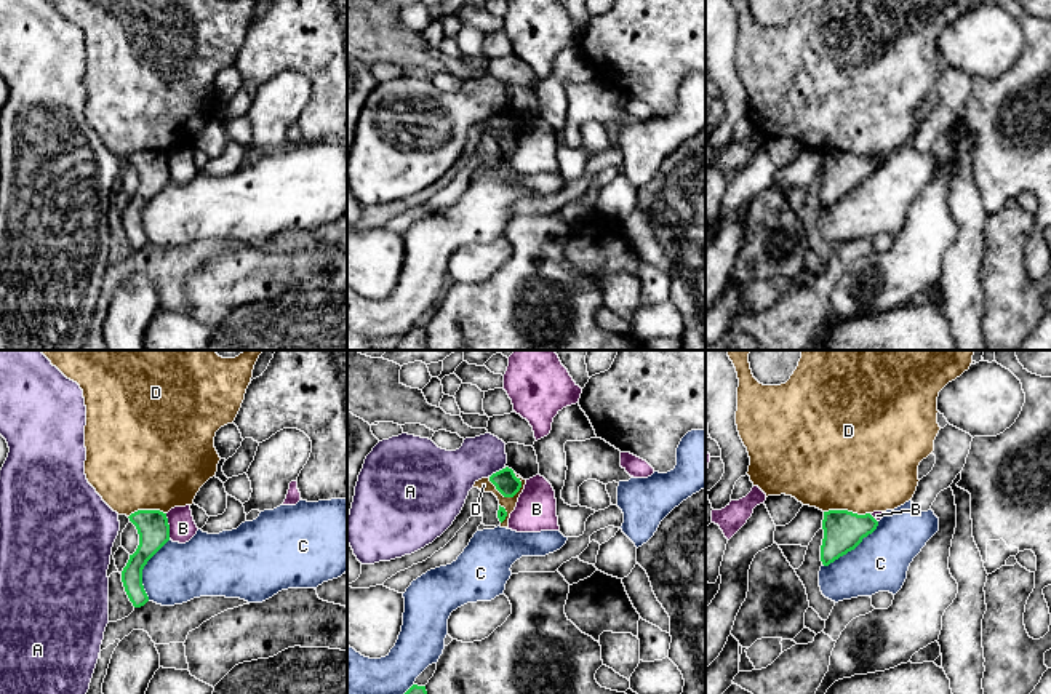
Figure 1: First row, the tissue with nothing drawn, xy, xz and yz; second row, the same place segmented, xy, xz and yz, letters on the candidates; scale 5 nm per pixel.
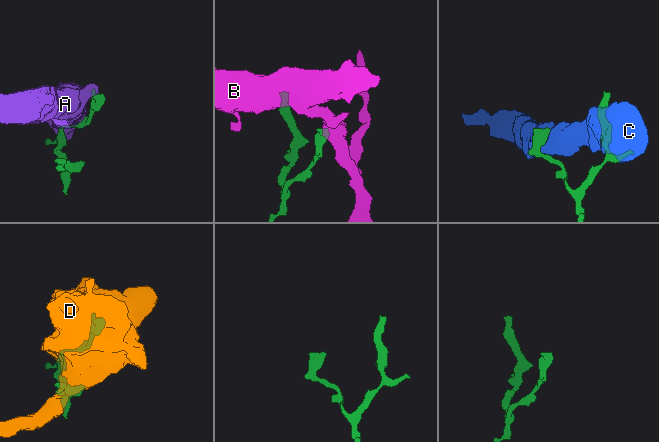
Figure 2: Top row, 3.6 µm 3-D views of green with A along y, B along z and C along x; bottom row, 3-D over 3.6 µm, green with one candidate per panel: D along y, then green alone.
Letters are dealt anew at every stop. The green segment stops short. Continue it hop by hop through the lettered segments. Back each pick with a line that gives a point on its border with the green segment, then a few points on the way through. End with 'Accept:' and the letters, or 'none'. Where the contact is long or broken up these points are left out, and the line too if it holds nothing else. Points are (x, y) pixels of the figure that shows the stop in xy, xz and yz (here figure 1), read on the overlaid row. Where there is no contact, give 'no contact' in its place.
Accept: none

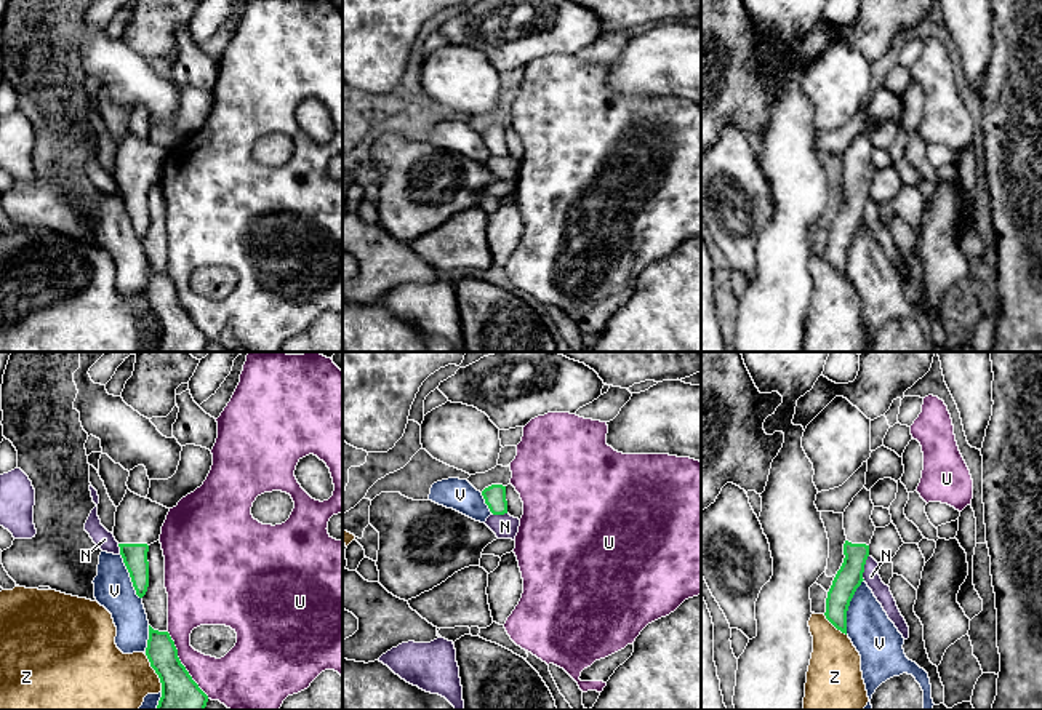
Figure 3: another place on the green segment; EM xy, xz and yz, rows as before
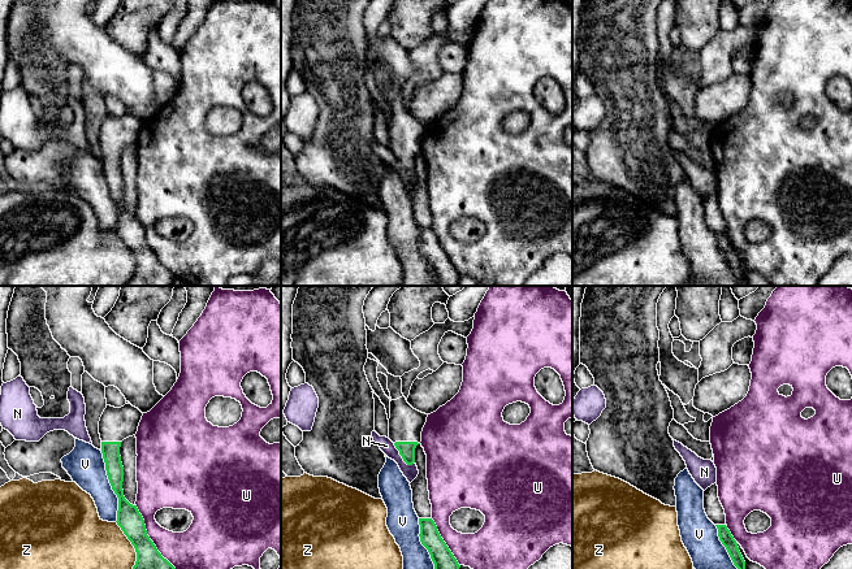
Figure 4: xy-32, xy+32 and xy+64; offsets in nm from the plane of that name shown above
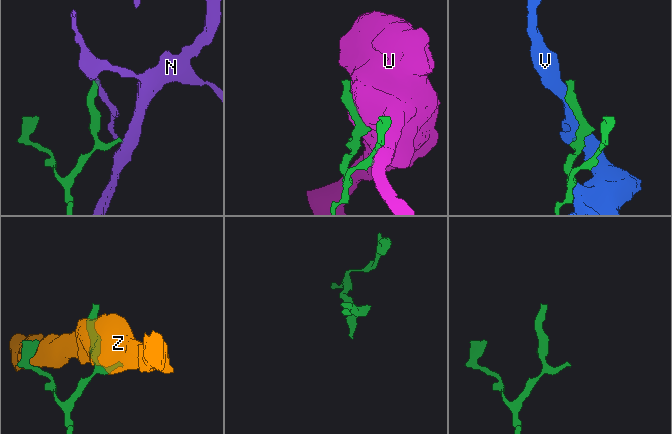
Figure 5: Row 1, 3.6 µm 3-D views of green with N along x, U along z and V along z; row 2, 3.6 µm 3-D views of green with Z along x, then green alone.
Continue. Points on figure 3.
Accept: none

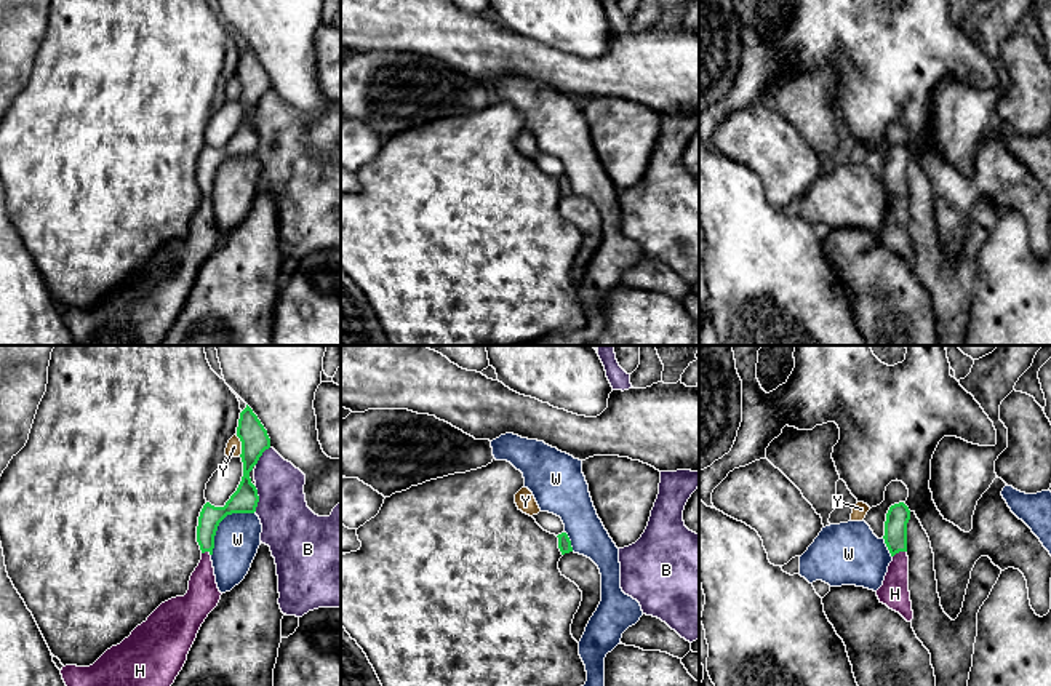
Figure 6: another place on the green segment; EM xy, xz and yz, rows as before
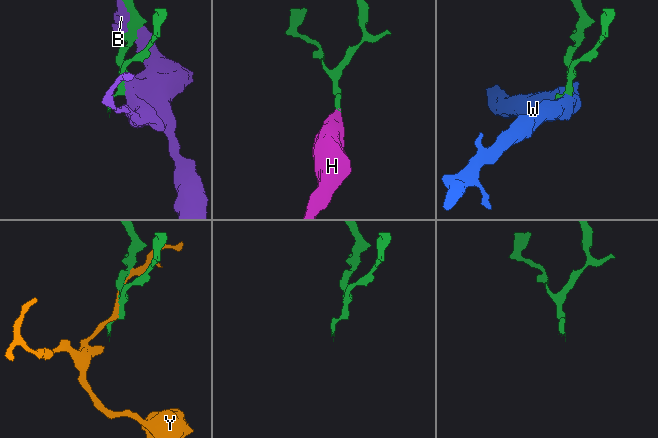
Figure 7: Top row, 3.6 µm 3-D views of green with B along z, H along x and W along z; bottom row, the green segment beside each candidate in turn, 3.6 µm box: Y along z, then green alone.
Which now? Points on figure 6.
H: yz (899, 550) | across yz (898, 515), (899, 550), (895, 594)
Accept: H

